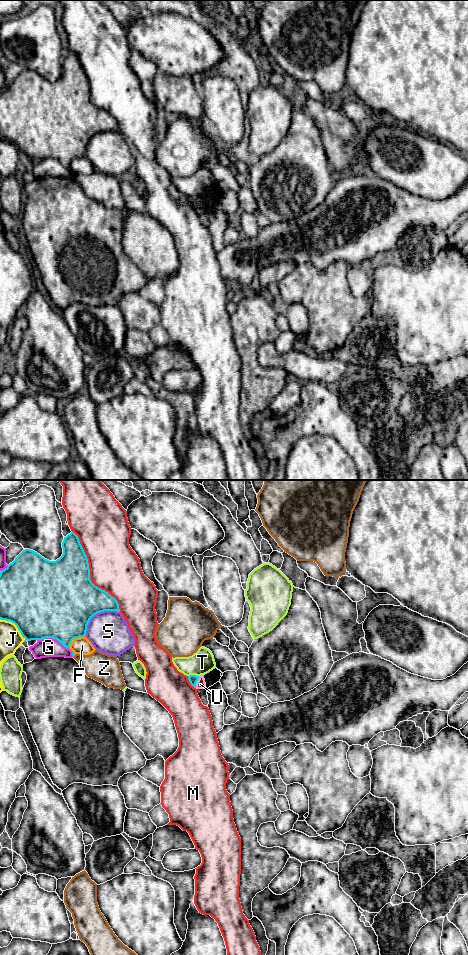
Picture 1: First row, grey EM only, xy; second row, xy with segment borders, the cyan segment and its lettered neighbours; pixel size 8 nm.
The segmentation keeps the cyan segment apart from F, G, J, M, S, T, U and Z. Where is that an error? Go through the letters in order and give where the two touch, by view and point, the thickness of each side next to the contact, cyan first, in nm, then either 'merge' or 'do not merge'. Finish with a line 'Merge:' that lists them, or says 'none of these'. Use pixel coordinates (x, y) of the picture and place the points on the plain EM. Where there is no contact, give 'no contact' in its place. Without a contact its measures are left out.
F: contact xy (71, 161); calibres 440 and 140 nm; do not merge
G: contact xy (57, 159); calibres 500 and 160 nm; do not merge
J: contact xy (14, 143); calibres 500 and 180 nm; do not merge
M: contact xy (89, 94); calibres 480 and 400 nm; do not merge
S: contact xy (96, 133); calibres 460 and 320 nm; do not merge
T: contact xy (193, 195); calibres 70 and 190 nm; do not merge
U: contact xy (196, 202); calibres 70 and 70 nm; do not merge
Z: contact xy (74, 175); calibres 260 and 220 nm; do not merge
Merge: none of these

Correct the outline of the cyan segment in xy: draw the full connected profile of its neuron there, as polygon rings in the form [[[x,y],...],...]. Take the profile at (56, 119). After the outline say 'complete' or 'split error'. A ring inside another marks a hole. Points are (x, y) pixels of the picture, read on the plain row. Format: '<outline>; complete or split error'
[[[71,52],[66,57],[64,57],[64,60],[62,62],[62,68],[63,74],[56,81],[49,81],[42,77],[37,72],[30,69],[25,69],[15,78],[15,80],[12,83],[10,83],[4,90],[0,92],[0,139],[14,143],[17,146],[23,158],[27,161],[38,161],[45,158],[53,158],[58,160],[64,167],[70,169],[70,164],[73,159],[86,156],[87,145],[94,135],[104,131],[120,132],[120,129],[119,124],[114,117],[112,117],[105,110],[98,108],[91,102],[87,76],[80,64],[78,56],[74,52]]]; complete

